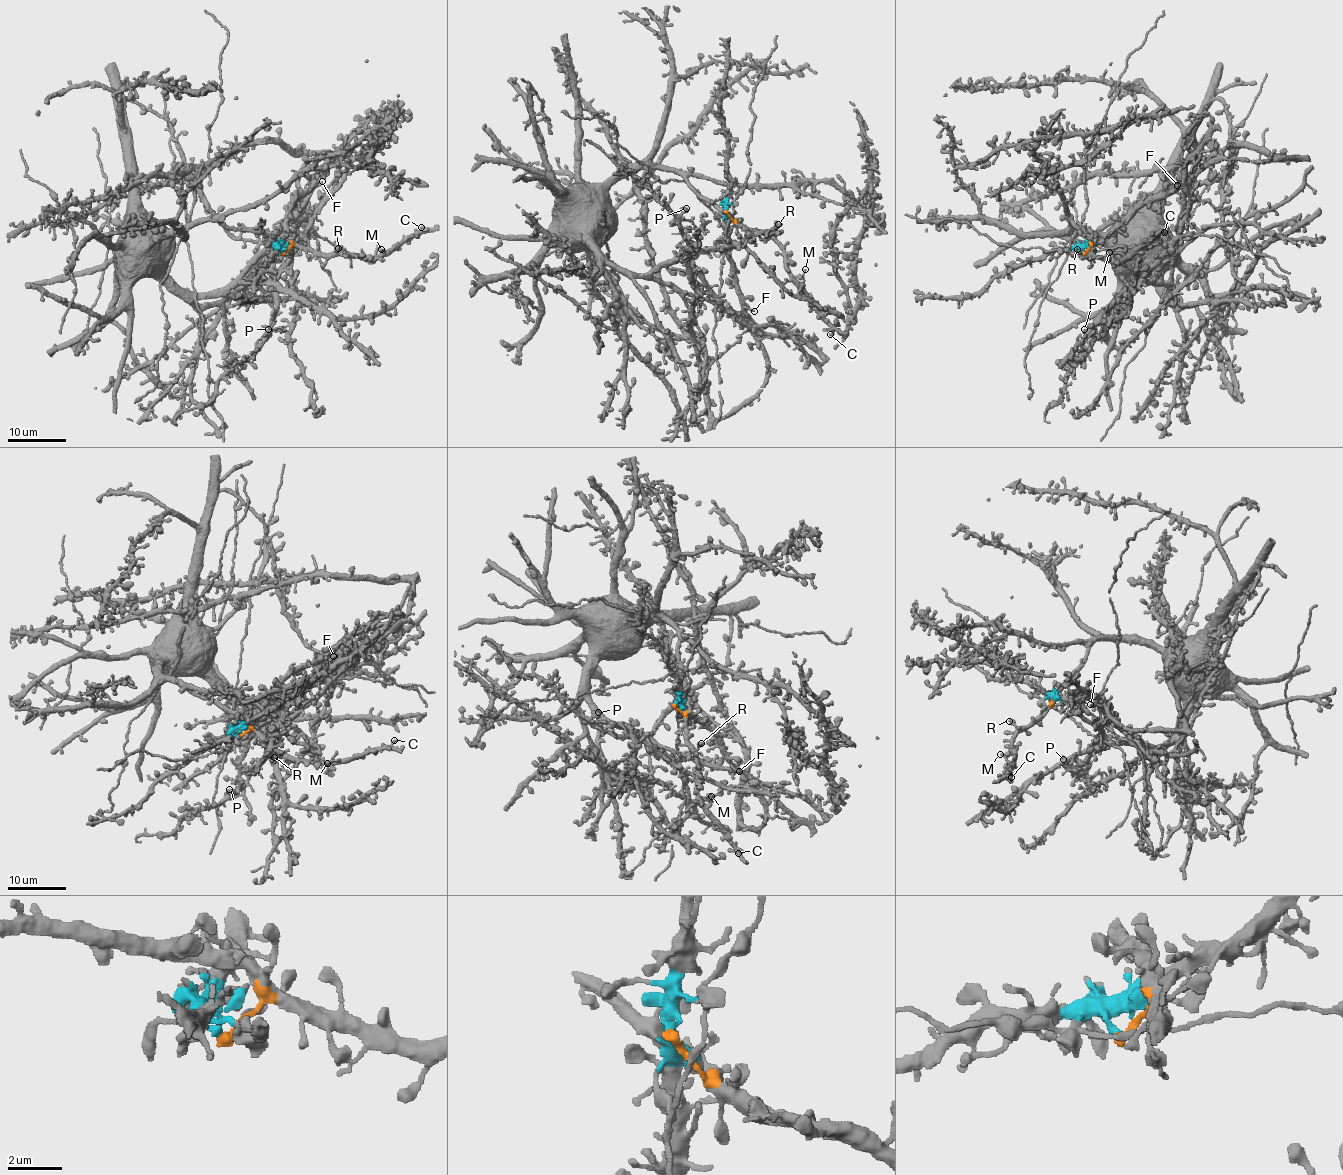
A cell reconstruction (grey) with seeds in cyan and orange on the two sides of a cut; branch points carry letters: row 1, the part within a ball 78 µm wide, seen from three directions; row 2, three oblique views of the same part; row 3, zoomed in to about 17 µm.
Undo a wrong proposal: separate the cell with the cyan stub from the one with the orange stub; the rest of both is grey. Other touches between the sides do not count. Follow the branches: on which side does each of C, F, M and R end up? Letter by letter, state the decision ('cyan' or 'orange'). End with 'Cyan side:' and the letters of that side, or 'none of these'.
C: orange
F: cyan
M: orange
R: orange
Cyan side: F

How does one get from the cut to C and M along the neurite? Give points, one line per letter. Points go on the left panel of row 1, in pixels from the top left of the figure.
C: (284, 253), (292, 245), (327, 254), (378, 258), (420, 227)
M: (284, 253), (295, 245), (322, 254), (375, 258), (382, 249)

